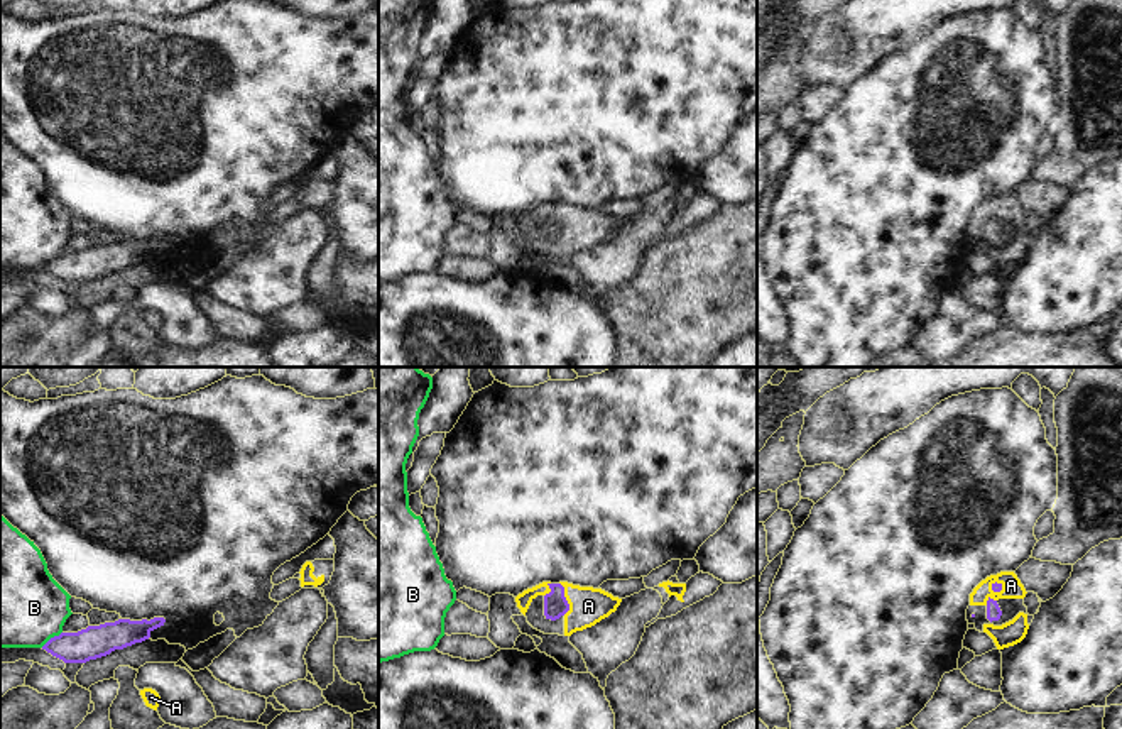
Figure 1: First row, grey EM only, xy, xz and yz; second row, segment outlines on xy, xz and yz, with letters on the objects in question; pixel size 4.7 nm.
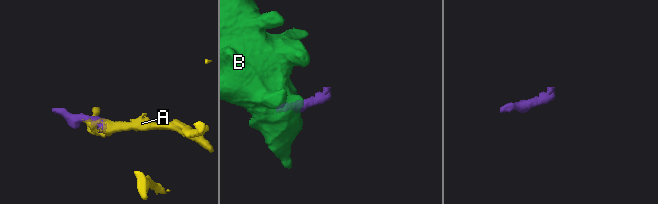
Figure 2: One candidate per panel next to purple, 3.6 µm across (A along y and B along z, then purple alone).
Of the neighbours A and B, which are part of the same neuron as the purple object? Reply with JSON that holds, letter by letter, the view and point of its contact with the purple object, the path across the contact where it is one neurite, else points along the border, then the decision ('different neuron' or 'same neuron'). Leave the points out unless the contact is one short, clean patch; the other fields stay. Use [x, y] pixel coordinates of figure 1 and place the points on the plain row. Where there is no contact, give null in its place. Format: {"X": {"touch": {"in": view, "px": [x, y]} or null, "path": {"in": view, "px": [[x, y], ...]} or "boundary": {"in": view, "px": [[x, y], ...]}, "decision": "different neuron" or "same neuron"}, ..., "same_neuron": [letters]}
{"A": {"touch": {"in": "xz", "px": [565, 220]}, "path": {"in": "xz", "px": [[555, 224], [565, 220], [588, 227]]}, "decision": "same neuron"}, "B": {"touch": {"in": "xy", "px": [51, 259]}, "boundary": {"in": "xy", "px": [[61, 252], [41, 268]]}, "decision": "different neuron"}, "same_neuron": ["A"]}

